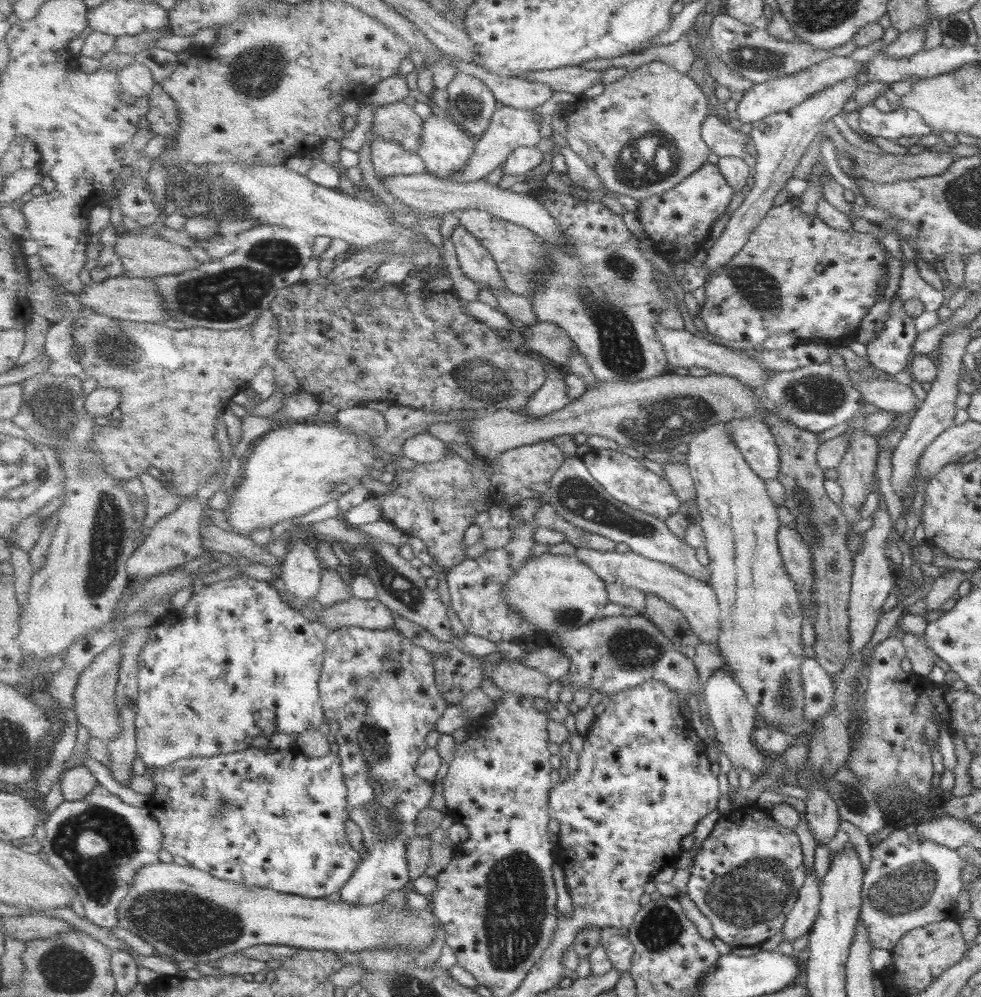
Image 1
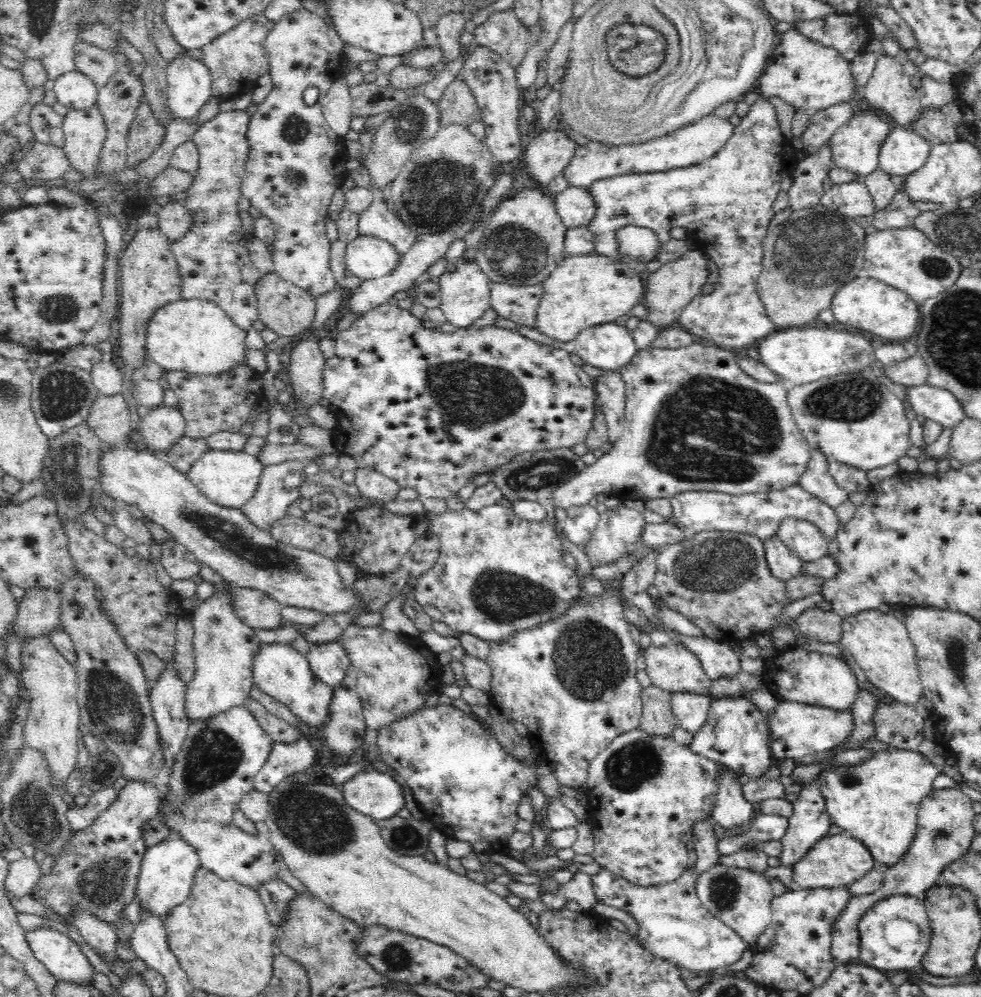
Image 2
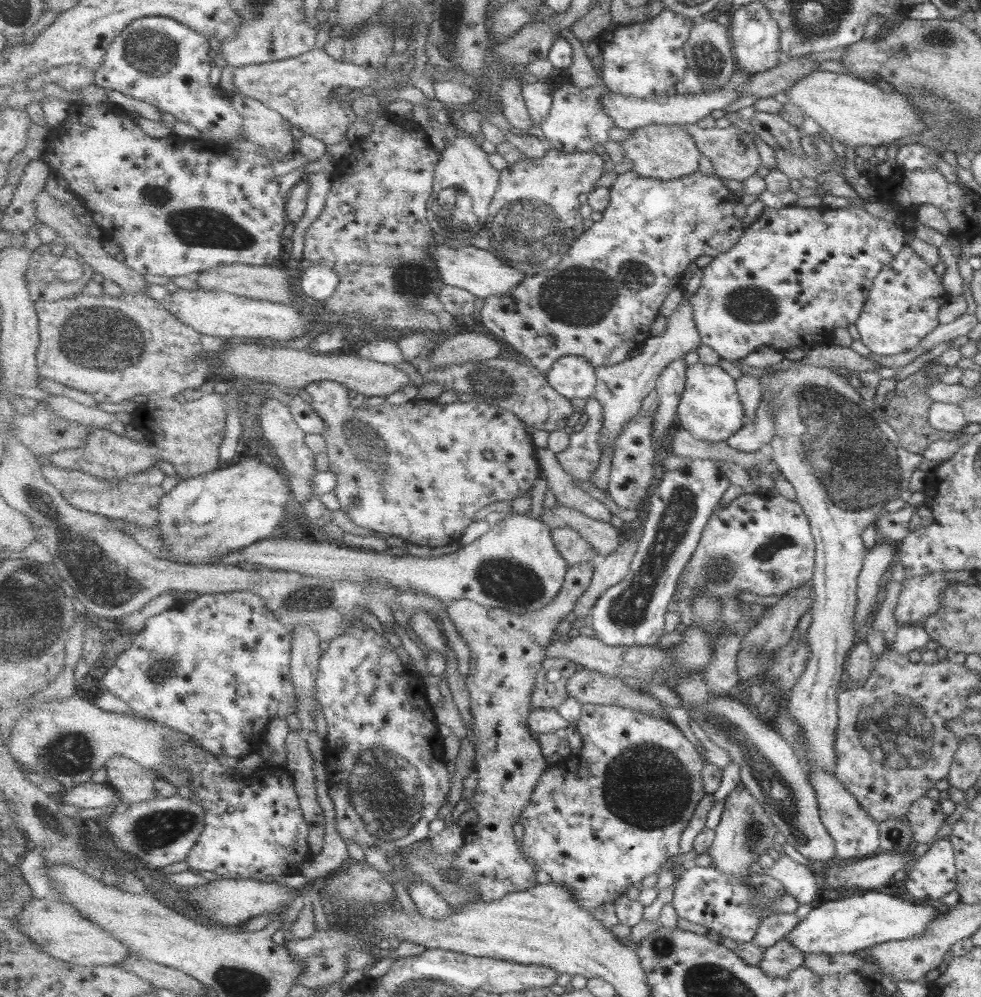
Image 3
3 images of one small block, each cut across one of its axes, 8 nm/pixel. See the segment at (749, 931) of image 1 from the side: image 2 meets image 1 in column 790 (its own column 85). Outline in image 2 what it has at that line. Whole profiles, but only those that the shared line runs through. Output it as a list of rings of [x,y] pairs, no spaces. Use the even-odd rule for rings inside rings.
[[[130,780],[126,783],[119,791],[115,803],[100,813],[89,827],[75,831],[73,839],[65,846],[65,851],[54,860],[51,874],[39,878],[38,884],[34,887],[33,897],[62,916],[67,916],[70,910],[85,908],[106,922],[116,922],[124,906],[128,903],[133,904],[141,862],[148,849],[142,839],[142,826],[144,822],[158,817],[161,794],[162,787],[158,782]]]

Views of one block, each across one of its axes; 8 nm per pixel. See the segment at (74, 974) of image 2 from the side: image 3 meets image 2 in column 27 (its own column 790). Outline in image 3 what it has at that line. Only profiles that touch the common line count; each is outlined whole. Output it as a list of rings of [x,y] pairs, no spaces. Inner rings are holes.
[[[877,891],[833,900],[821,896],[820,905],[811,908],[787,936],[802,956],[805,953],[855,954],[856,951],[871,948],[881,942],[920,938],[926,934],[929,922],[937,917],[937,908],[929,903],[905,900]]]

